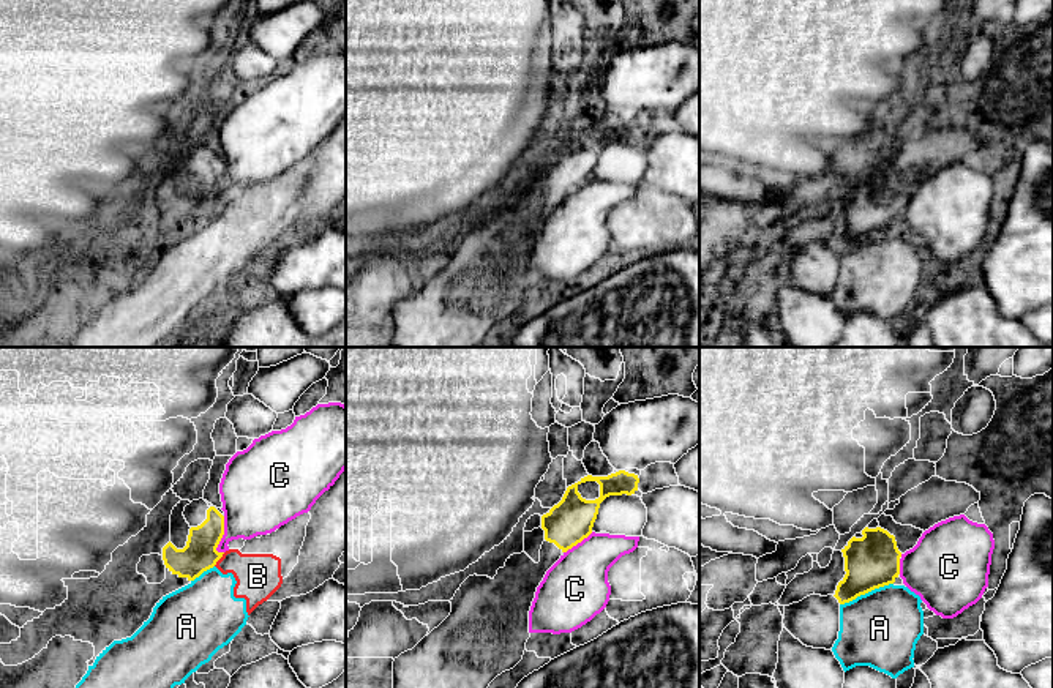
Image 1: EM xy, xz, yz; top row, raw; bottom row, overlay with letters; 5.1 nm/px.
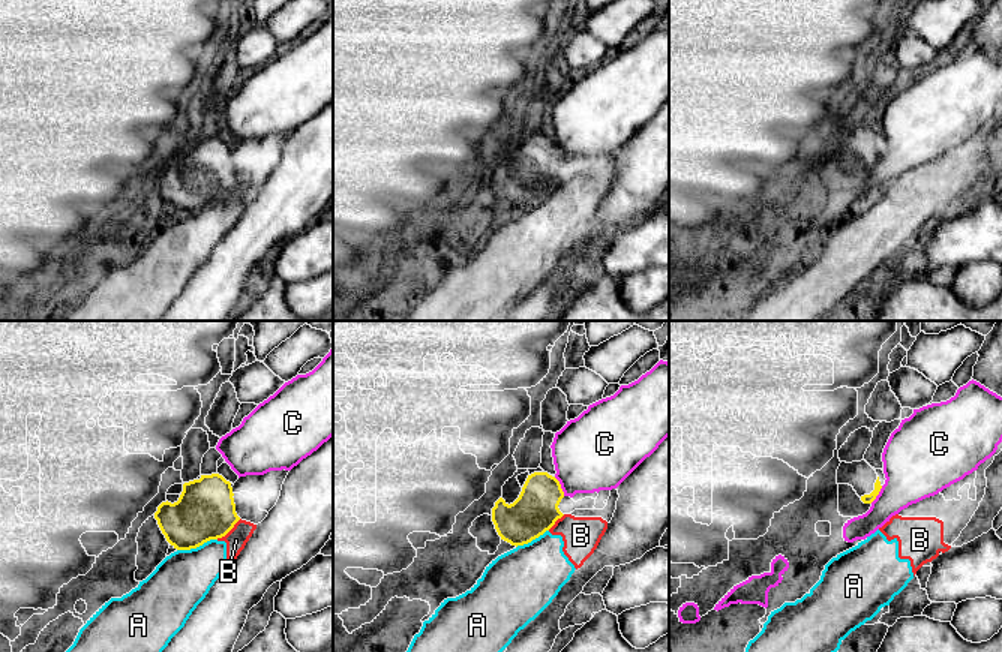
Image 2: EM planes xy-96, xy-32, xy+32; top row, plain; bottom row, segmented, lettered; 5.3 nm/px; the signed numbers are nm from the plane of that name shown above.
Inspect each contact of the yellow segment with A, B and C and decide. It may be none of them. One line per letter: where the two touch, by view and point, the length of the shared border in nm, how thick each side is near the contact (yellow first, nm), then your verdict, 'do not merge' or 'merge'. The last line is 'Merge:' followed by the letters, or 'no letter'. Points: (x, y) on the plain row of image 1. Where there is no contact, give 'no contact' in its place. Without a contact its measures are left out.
A: meets yellow in yz at (865, 239); contact 300 nm long; 280 nm thick on the yellow side, 380 nm on the other; do not merge
B: meets yellow in xy at (220, 204); contact 90 nm long; 170 nm thick on the yellow side, 220 nm on the other; do not merge
C: meets yellow in xy at (223, 180); contact 190 nm long; 170 nm thick on the yellow side, 360 nm on the other; do not merge
Merge: no letter

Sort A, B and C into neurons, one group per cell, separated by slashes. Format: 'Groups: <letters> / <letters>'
Groups: A B / C

